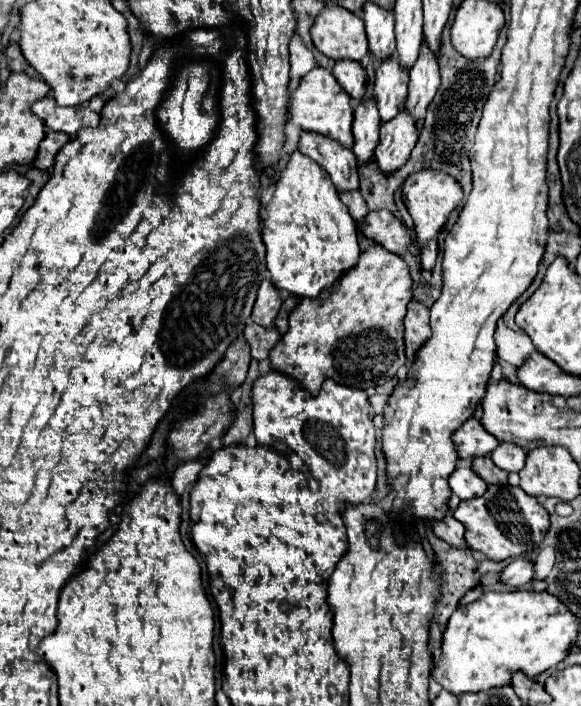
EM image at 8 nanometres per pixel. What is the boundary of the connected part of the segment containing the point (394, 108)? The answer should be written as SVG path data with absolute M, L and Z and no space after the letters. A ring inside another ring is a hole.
M391 56L379 64L375 74L373 96L379 108L381 122L395 118L395 114L399 112L399 106L407 98L407 80L409 70L399 68L397 56Z

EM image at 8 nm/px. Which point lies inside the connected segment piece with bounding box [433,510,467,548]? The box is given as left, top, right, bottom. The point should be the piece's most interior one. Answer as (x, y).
(449, 530)

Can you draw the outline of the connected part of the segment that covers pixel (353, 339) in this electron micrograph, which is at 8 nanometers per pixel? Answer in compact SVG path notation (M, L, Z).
M371 246L355 268L347 272L339 286L317 300L301 300L289 316L285 338L269 354L271 370L277 370L297 382L313 396L319 394L323 380L333 378L349 388L375 388L391 380L405 364L403 318L411 292L409 268L383 246Z

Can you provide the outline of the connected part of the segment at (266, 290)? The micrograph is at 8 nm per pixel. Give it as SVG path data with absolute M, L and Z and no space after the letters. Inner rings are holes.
M265 280L265 282L259 286L251 320L253 320L255 324L263 326L263 328L271 328L271 326L273 326L273 320L275 320L275 316L277 316L277 312L279 312L279 308L281 308L279 290L277 290L269 280Z

